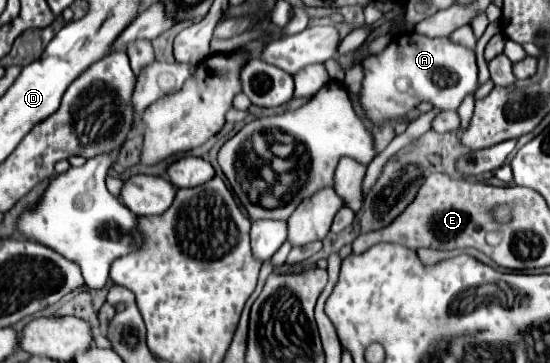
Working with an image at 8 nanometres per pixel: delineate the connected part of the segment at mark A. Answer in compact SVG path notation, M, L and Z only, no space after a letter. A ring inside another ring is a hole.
M416 32L400 34L392 38L384 52L366 56L362 64L364 82L360 102L374 122L400 118L420 102L430 102L438 110L456 112L462 100L478 88L478 66L474 52L452 44L448 38L424 38Z

